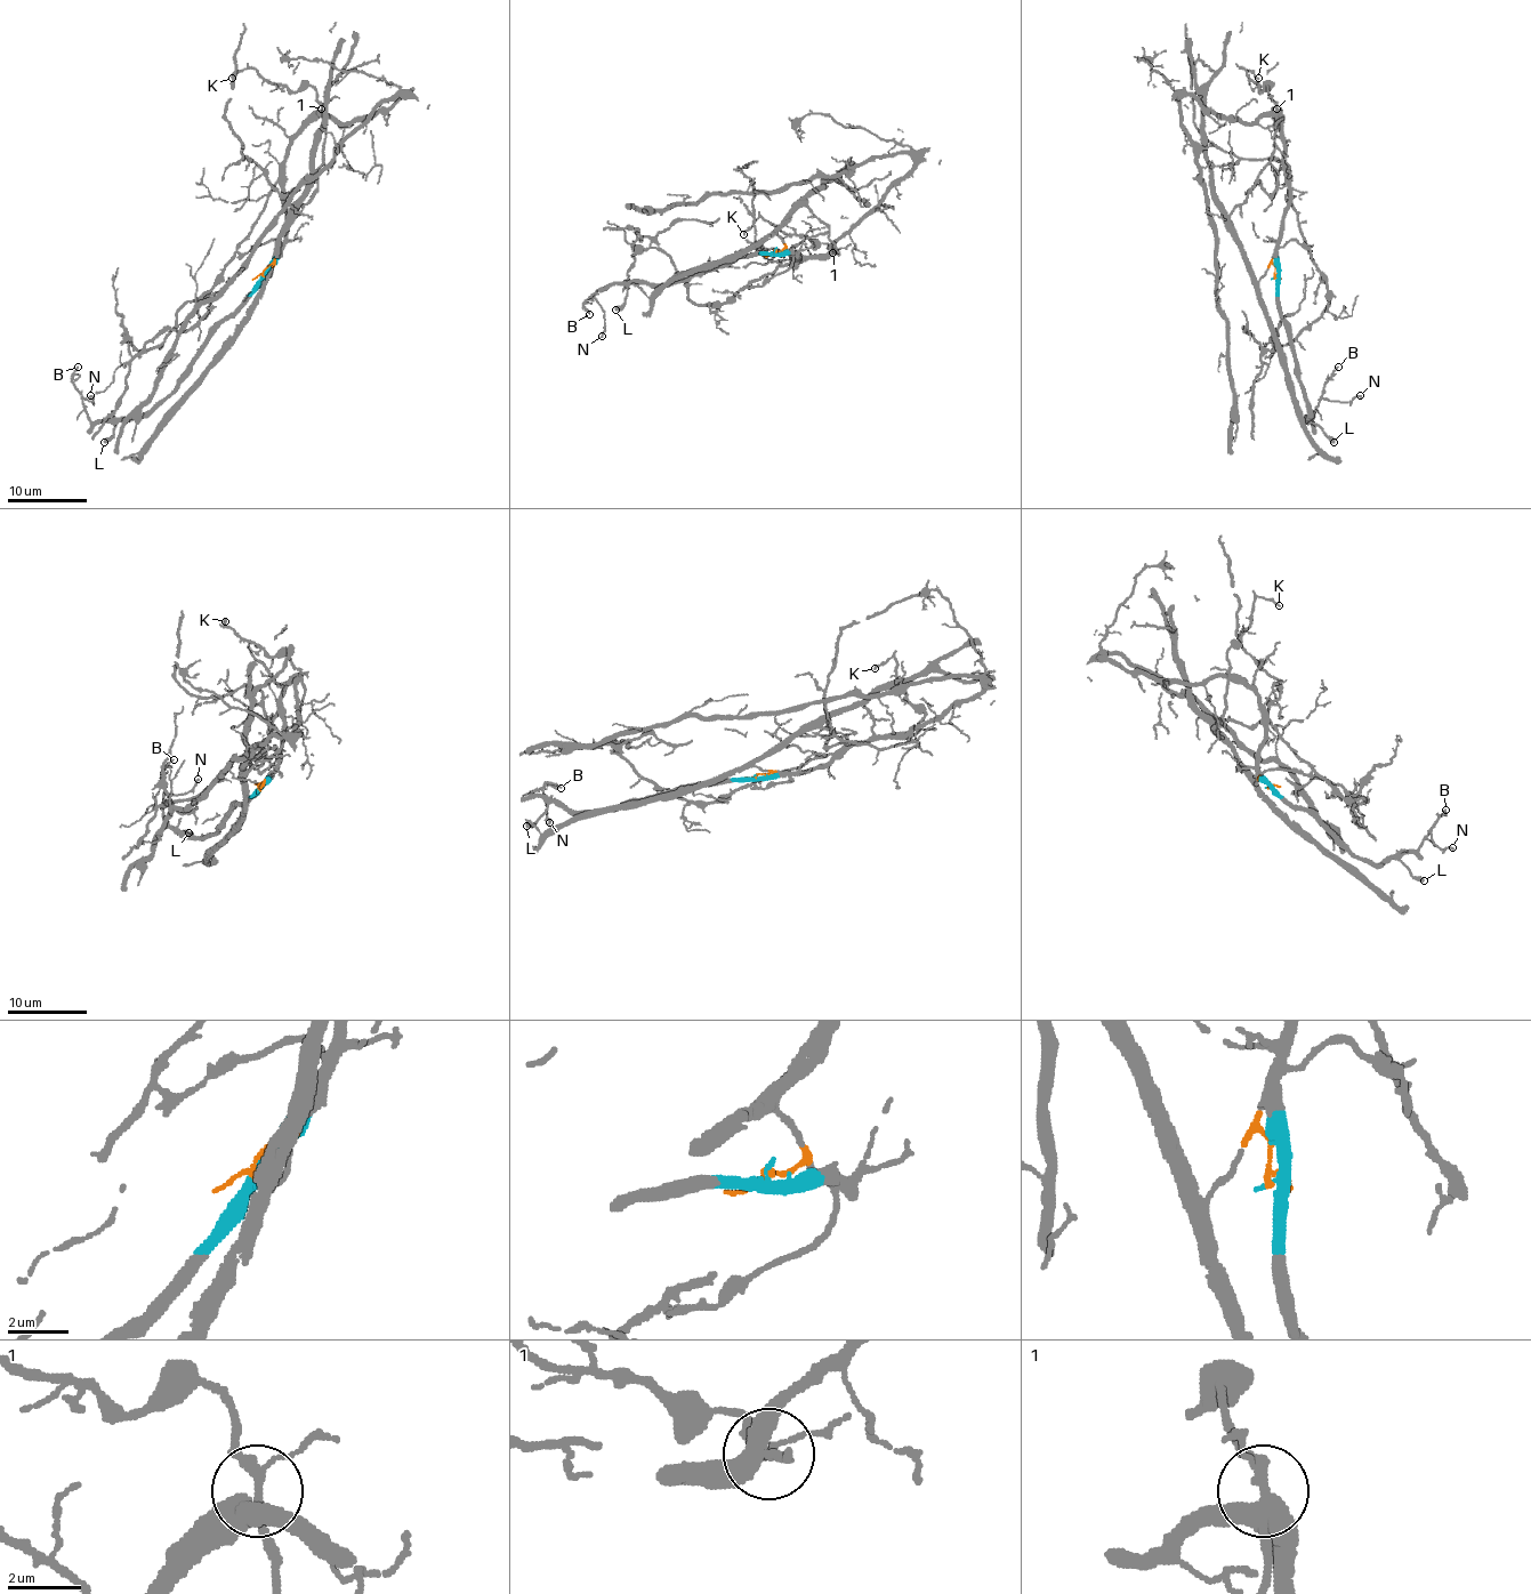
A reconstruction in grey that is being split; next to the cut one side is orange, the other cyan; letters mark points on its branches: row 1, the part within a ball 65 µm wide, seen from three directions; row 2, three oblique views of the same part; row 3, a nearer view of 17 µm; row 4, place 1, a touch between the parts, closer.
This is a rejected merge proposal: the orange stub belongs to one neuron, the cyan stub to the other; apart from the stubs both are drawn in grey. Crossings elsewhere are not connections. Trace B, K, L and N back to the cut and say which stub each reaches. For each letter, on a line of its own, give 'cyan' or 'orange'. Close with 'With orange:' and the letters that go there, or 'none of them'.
B: cyan
K: orange
L: cyan
N: cyan
With orange: K

